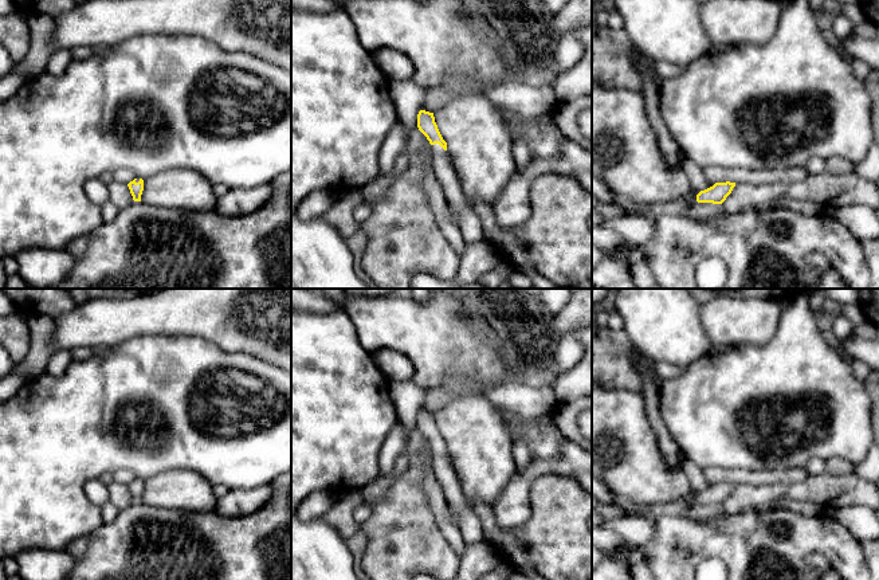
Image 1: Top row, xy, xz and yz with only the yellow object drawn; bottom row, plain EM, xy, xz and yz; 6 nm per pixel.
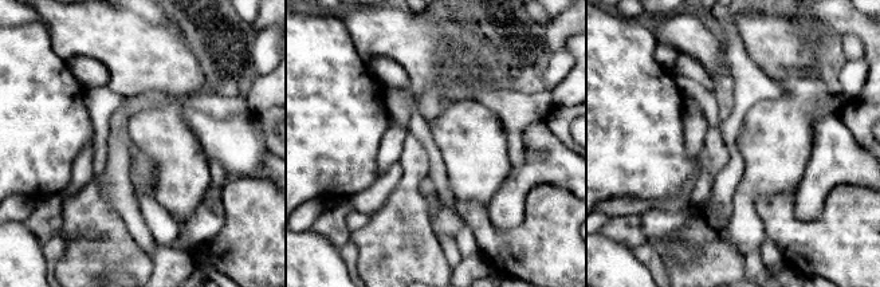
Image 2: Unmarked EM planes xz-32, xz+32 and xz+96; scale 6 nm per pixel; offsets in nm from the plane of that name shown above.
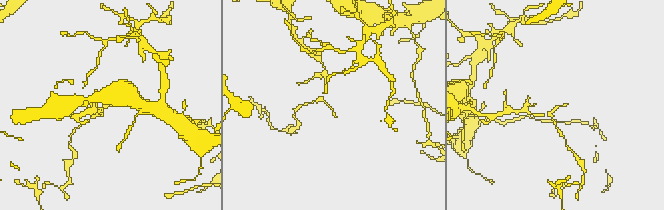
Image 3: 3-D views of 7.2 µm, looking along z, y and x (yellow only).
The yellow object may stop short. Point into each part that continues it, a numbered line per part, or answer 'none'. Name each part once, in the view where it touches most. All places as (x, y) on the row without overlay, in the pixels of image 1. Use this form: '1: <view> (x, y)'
1: xz (469, 524)

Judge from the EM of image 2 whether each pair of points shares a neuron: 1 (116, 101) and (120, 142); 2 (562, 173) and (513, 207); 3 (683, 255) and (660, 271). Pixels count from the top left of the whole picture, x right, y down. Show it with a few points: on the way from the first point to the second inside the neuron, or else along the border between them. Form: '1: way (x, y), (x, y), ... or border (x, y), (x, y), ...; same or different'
1: border (121, 105), (112, 116), (109, 138); different
2: way (547, 173), (534, 173), (515, 192); same
3: border (651, 243), (662, 259); different

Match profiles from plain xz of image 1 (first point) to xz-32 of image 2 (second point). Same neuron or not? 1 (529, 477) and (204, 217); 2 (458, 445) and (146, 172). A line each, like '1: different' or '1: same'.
1: same
2: different

